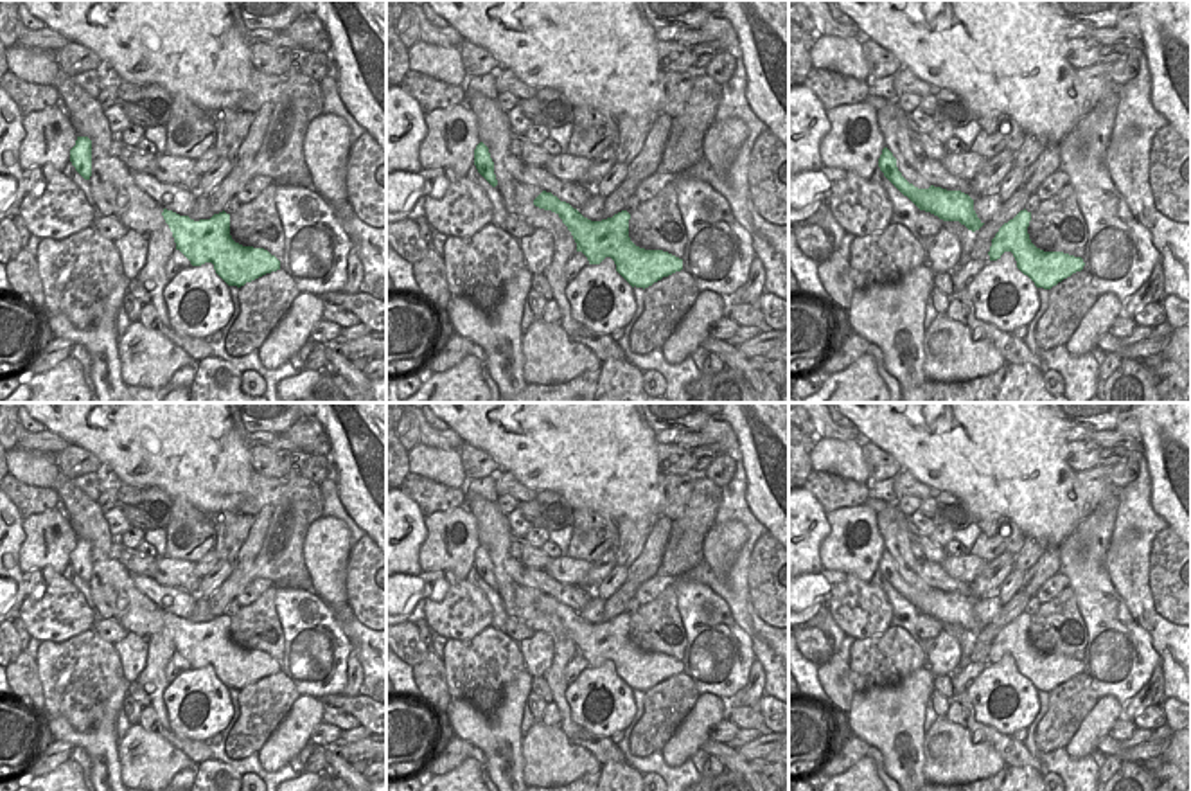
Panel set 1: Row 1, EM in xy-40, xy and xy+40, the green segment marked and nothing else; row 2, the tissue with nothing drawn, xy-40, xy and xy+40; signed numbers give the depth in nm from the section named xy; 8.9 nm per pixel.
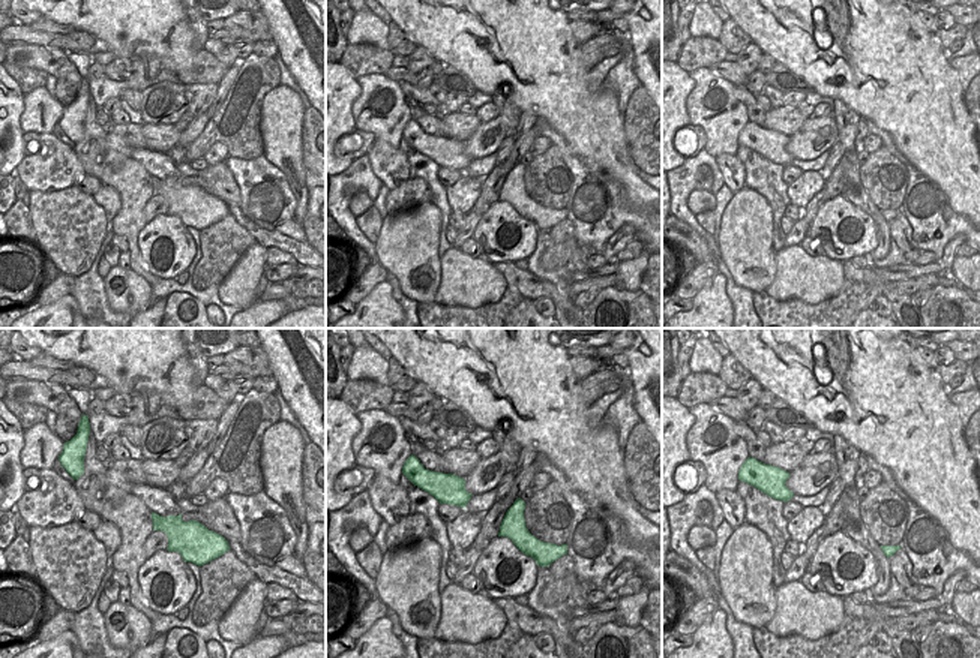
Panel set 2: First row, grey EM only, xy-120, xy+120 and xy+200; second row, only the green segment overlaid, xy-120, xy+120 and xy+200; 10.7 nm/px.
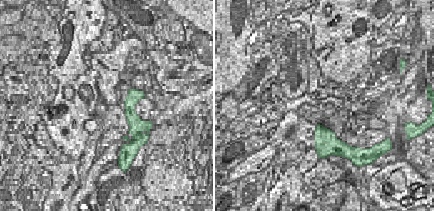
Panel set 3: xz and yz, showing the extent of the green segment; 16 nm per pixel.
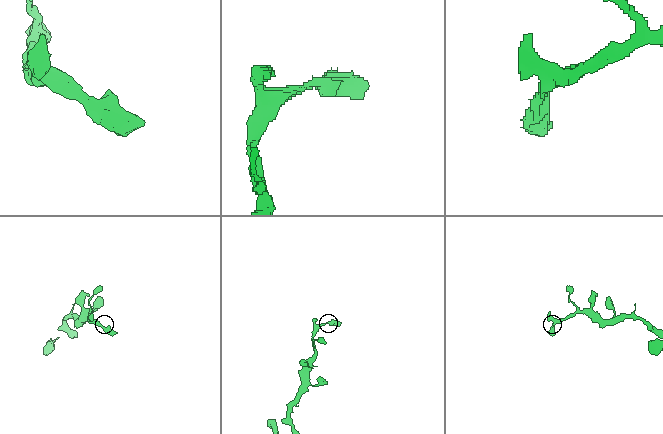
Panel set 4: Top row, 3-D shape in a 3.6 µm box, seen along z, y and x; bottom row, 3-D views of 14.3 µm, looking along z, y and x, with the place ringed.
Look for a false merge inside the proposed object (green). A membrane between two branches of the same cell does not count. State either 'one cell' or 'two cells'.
one cell

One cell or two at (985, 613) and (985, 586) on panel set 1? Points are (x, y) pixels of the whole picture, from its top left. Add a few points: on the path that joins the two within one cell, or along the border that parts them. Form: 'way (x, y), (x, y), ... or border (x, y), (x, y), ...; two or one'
border (994, 592), (974, 601); two

